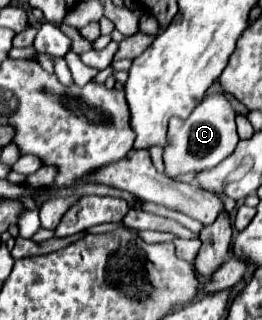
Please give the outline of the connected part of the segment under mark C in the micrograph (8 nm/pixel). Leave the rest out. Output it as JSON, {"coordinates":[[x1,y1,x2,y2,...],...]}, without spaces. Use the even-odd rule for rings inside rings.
{"coordinates":[[208,94,194,110,192,114,182,120,182,118,172,118,168,126,168,146,164,146,164,166,166,174,170,178,178,174,188,174,188,172,200,172,214,168,220,164,230,152,234,152,236,144,240,142,238,132,236,132,236,110,232,108,230,100,226,94]]}

